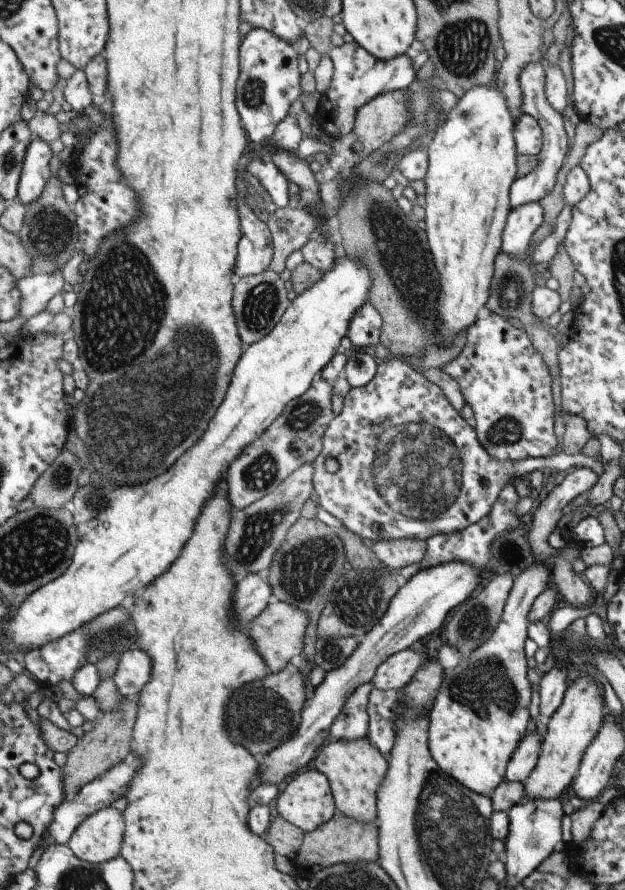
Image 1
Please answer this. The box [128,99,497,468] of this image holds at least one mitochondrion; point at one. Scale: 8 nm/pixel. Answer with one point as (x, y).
(406, 262)

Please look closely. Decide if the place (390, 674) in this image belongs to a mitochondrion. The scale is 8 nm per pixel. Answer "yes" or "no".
no

